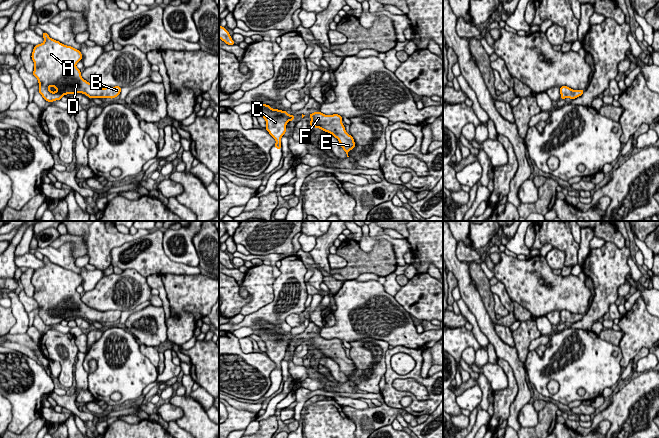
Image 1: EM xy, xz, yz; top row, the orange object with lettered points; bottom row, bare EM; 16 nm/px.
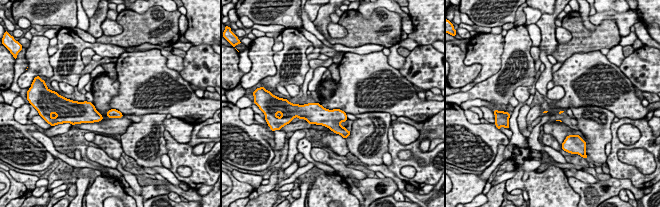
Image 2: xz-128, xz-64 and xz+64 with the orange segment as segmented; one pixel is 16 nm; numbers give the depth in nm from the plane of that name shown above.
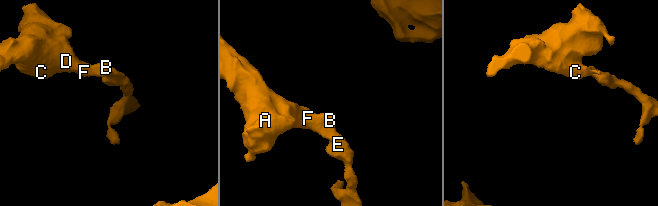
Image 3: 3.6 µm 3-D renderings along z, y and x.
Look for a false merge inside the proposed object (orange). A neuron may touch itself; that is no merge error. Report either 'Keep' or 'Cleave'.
Keep

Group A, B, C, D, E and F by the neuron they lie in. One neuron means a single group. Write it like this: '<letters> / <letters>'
A B C D E F

